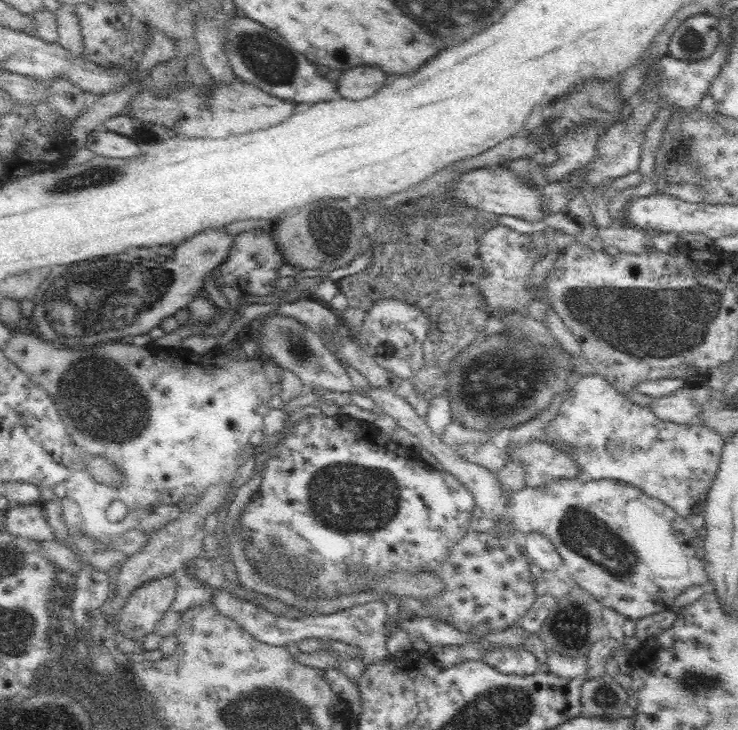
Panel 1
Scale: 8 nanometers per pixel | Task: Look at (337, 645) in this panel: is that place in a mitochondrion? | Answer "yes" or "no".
no

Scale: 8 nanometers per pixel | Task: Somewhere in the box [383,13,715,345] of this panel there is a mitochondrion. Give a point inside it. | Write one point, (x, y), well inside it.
(691, 42)

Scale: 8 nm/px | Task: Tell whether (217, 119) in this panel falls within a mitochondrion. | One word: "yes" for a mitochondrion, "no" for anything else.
no

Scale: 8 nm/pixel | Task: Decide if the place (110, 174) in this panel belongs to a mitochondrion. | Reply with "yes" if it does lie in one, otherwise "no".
yes

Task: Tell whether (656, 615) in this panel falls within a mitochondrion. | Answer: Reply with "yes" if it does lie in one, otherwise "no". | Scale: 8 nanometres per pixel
no

